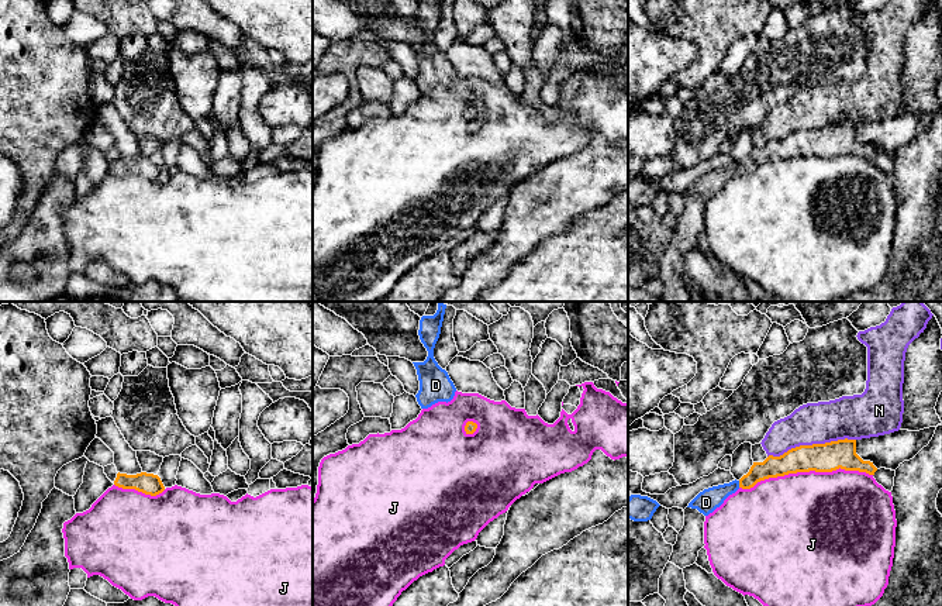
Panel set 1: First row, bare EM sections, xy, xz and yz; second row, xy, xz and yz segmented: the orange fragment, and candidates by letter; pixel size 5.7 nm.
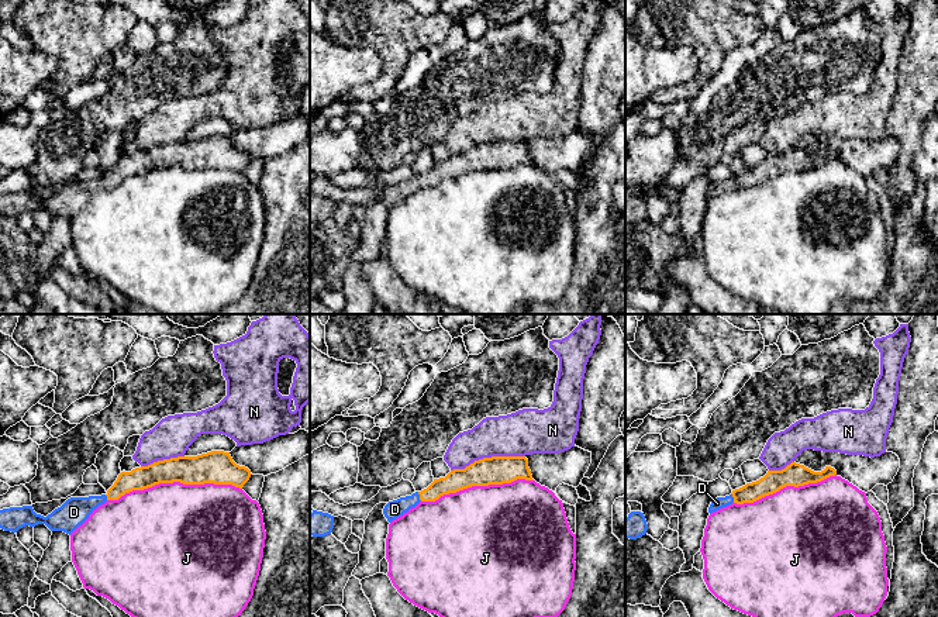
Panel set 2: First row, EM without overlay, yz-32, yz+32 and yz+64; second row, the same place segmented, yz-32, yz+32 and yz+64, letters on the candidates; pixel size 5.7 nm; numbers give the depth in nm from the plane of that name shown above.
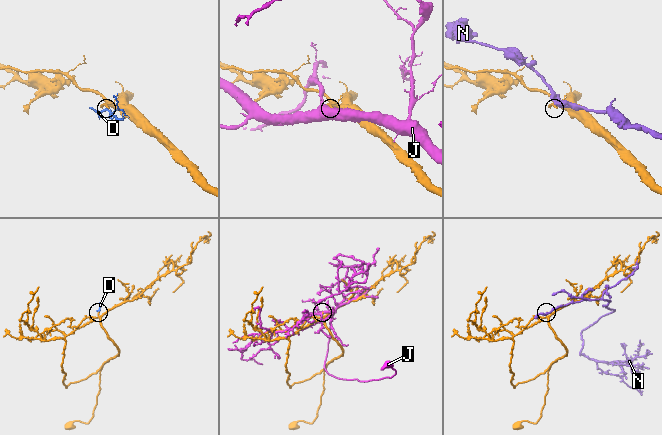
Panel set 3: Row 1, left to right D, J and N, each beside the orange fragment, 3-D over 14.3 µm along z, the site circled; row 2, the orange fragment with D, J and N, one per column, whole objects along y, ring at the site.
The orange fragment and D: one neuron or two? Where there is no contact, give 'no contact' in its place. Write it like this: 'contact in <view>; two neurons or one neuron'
contact in yz; one neuron

